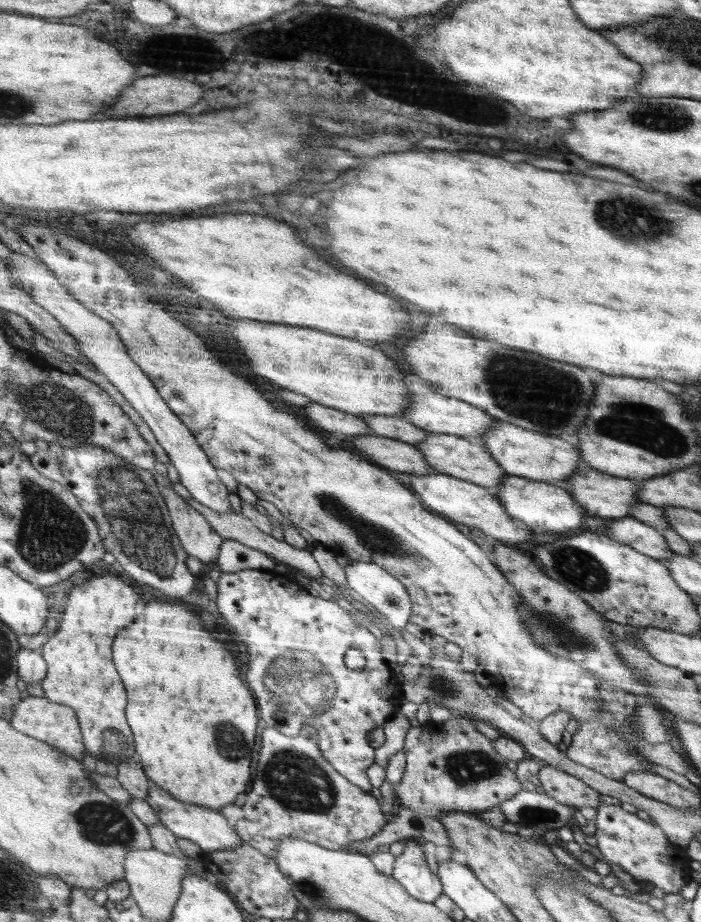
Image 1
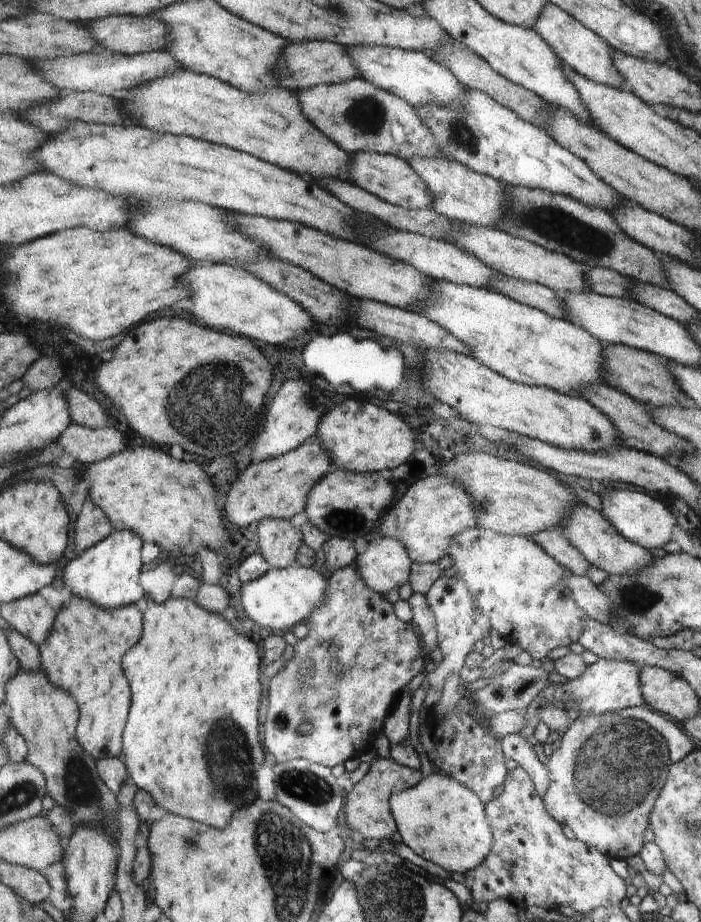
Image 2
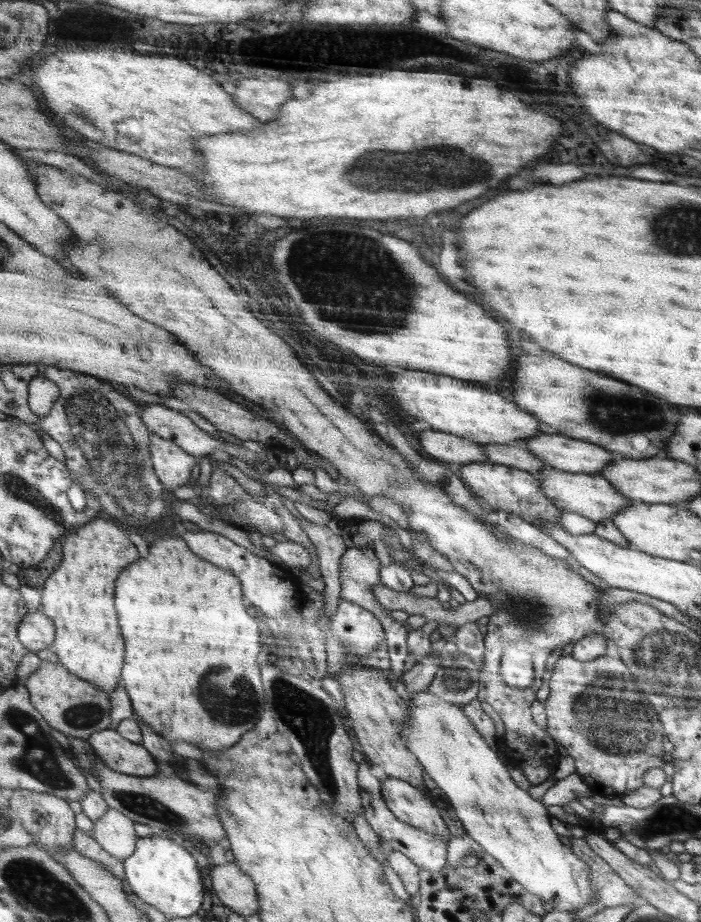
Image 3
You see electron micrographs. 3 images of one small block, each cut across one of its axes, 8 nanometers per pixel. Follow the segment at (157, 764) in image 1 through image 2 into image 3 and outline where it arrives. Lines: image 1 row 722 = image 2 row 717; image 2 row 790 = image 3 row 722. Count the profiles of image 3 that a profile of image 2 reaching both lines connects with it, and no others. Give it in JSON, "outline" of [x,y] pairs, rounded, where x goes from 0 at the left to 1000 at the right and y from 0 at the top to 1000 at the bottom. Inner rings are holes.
{"outline":[[[237,581],[225,586],[214,601],[197,610],[197,614],[185,614],[180,623],[168,629],[168,666],[171,675],[185,701],[180,727],[177,727],[177,742],[185,748],[184,753],[191,761],[197,779],[217,786],[228,796],[234,797],[243,805],[268,805],[288,813],[318,815],[314,811],[328,811],[345,803],[345,796],[359,792],[362,785],[368,783],[368,777],[374,772],[374,759],[377,759],[377,748],[371,742],[371,725],[365,718],[365,711],[371,707],[371,683],[365,669],[357,668],[351,664],[351,657],[345,655],[345,630],[338,623],[320,618],[315,614],[297,610],[292,605],[285,605],[268,592],[262,584],[251,581]]]}

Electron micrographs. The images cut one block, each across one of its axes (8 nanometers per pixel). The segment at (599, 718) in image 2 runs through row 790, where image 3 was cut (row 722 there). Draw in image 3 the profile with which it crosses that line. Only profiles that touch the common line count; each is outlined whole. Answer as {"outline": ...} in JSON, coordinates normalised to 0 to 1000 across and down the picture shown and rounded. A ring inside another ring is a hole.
{"outline":[[[802,710],[793,716],[787,732],[782,733],[785,754],[776,761],[780,774],[777,793],[805,809],[810,821],[819,823],[820,837],[842,857],[864,866],[913,856],[924,835],[950,831],[953,797],[949,795],[949,786],[933,770],[927,753],[916,749],[907,740],[902,726],[887,718],[887,714],[870,714],[864,710],[842,718],[825,718],[816,710]]]}

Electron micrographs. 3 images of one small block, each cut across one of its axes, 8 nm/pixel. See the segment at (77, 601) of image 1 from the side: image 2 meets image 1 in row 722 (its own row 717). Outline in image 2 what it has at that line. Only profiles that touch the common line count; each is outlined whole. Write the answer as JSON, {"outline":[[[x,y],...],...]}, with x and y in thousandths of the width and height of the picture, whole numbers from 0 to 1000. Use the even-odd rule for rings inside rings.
{"outline":[[[103,644],[97,656],[87,659],[73,689],[58,701],[66,731],[88,746],[100,746],[116,766],[111,800],[138,824],[174,820],[177,792],[188,770],[188,744],[174,725],[180,707],[185,707],[205,690],[205,666],[197,657],[154,662]]]}

